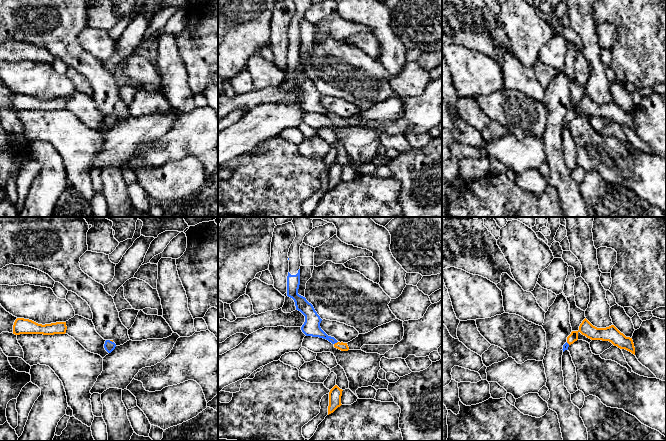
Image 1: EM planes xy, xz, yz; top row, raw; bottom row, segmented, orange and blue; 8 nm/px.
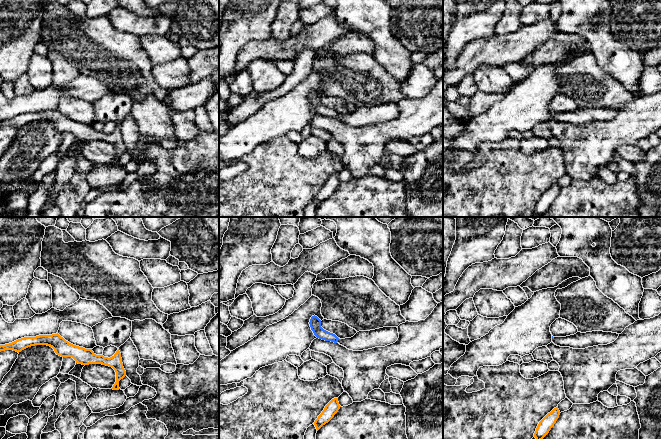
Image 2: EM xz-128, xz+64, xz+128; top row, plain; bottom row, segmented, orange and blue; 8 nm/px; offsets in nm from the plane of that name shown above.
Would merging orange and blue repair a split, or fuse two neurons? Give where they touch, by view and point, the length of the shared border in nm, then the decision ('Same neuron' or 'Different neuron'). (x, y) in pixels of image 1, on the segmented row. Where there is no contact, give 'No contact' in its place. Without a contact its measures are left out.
Touches orange at xz (335, 343). Shared border 40 nm. Same neuron

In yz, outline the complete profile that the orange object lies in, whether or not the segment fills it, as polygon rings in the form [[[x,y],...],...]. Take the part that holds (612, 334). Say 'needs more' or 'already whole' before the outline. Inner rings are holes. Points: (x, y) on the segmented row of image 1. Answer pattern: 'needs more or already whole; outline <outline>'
needs more; outline [[[586,318],[582,321],[578,331],[572,331],[567,337],[567,342],[563,345],[563,352],[578,340],[578,333],[591,340],[609,341],[620,349],[625,349],[635,355],[635,347],[632,338],[626,337],[614,325],[606,328],[597,328],[593,326]]]

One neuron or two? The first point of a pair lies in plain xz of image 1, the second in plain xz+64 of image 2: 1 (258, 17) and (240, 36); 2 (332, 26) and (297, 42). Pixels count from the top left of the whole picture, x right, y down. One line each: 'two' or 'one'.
1: one
2: one

